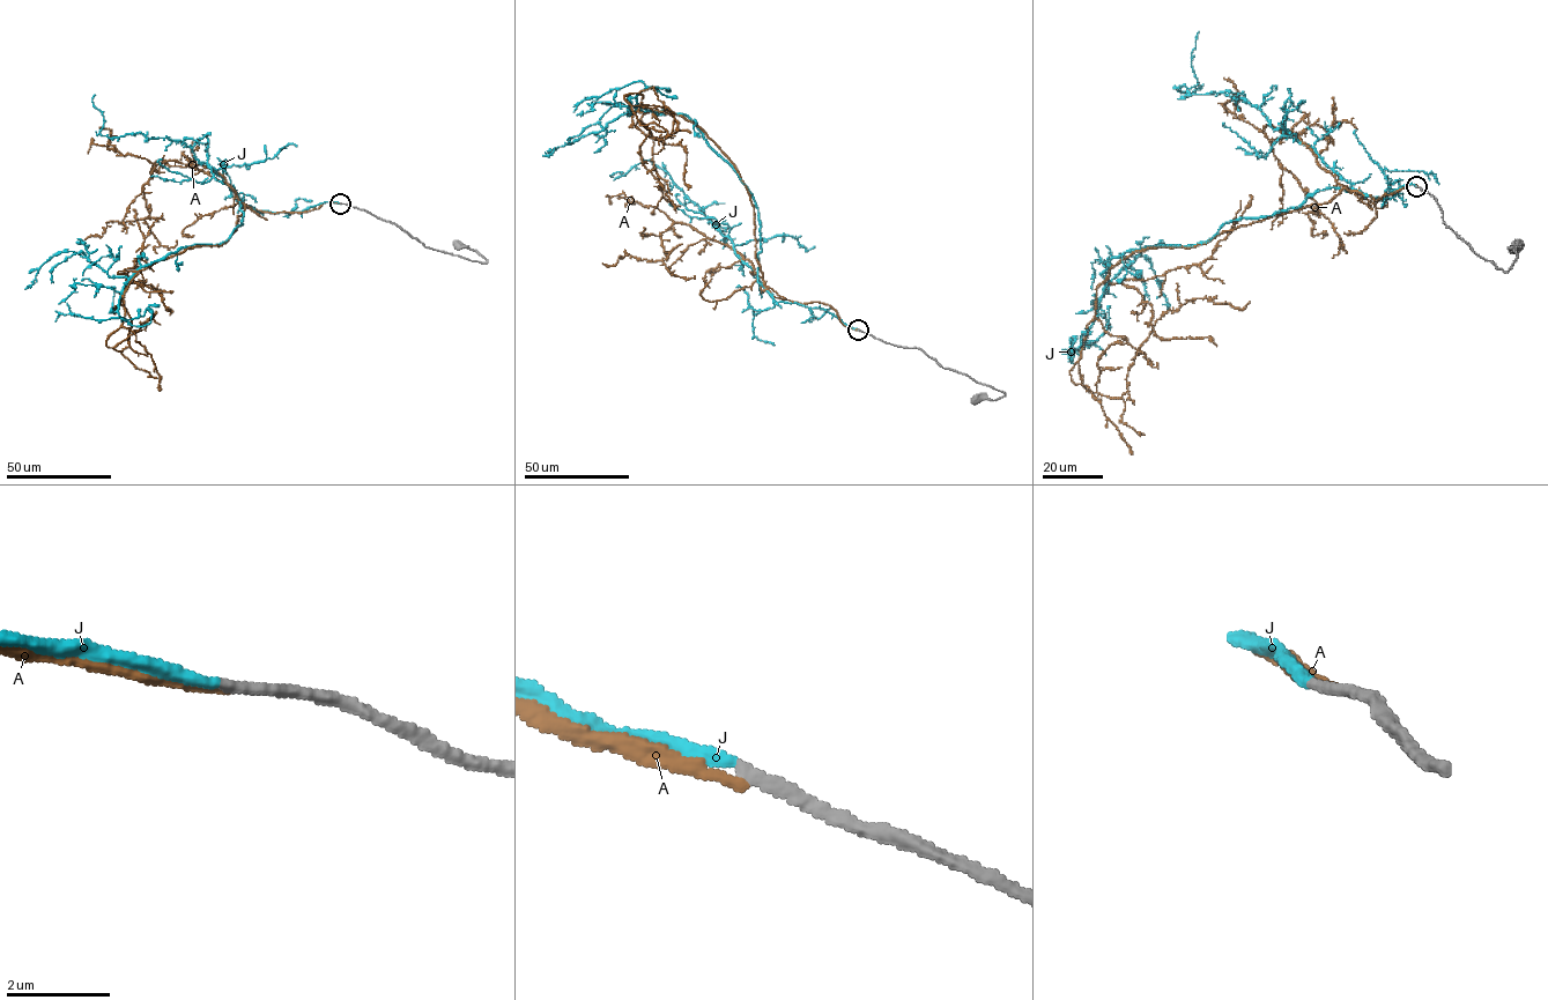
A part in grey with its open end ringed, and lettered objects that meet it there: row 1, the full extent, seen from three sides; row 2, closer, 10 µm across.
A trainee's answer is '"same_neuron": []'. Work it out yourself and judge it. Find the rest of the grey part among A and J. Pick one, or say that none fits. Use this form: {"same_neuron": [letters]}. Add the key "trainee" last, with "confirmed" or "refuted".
{"same_neuron": ["J"], "trainee": "refuted"}

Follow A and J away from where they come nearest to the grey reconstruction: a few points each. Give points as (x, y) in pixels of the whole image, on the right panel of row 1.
A: (1417, 186), (1343, 189), (1133, 252), (1096, 289), (1083, 386), (1120, 398), (1169, 310), (1250, 302)
J: (1416, 186), (1378, 200), (1317, 190), (1199, 244), (1113, 257), (1083, 345), (1061, 352), (1105, 355)

